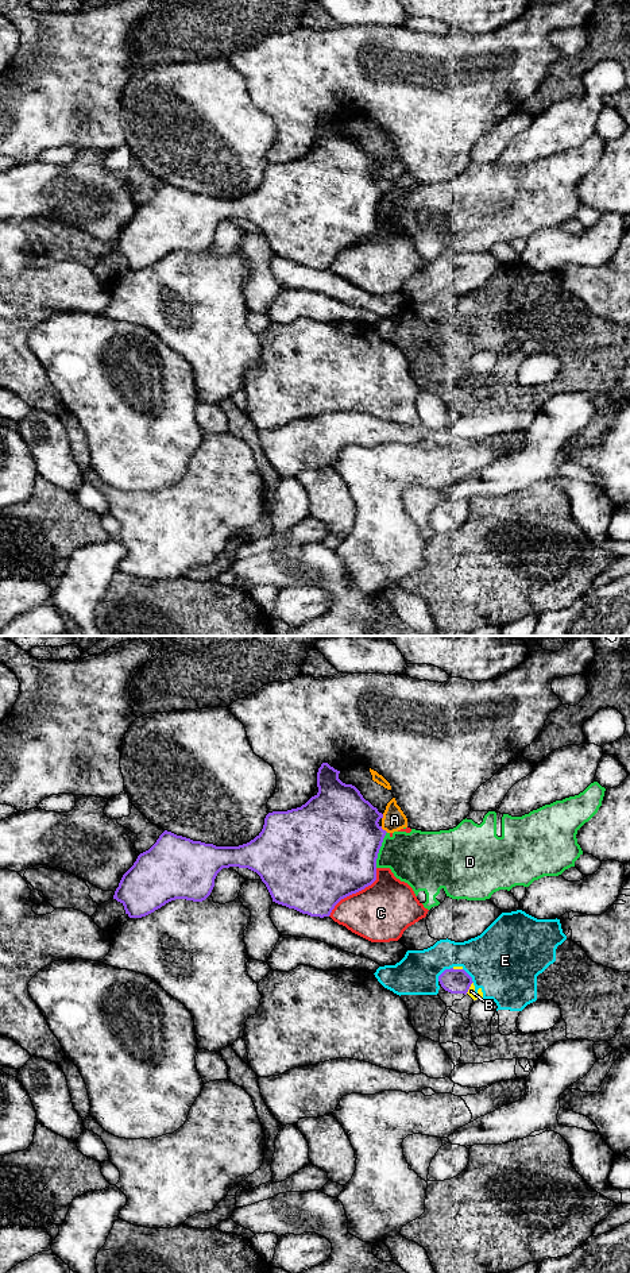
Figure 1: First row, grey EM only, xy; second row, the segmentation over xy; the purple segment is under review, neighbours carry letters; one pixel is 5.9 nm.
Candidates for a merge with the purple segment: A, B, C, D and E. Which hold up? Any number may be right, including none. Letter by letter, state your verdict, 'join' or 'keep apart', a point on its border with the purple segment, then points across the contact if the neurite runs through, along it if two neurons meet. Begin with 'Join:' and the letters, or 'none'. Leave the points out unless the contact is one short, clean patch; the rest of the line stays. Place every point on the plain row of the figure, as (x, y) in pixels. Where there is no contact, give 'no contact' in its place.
Join: none
A: keep apart; contact xy (385, 182)
B: keep apart; contact xy (470, 338)
C: keep apart; contact xy (355, 245)
D: keep apart; contact xy (379, 200)
E: keep apart; contact xy (443, 324)

